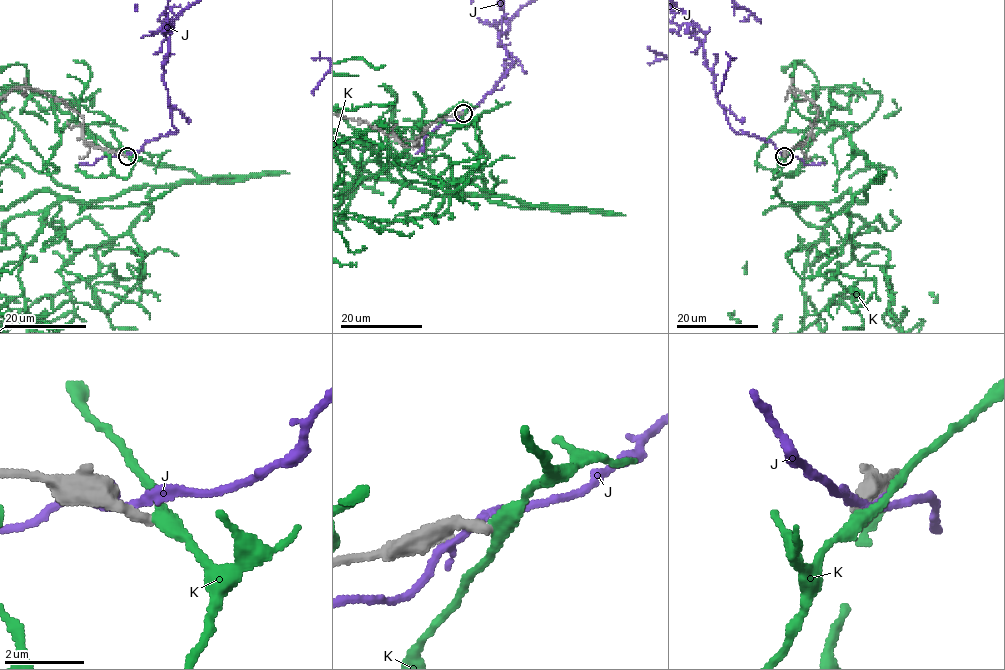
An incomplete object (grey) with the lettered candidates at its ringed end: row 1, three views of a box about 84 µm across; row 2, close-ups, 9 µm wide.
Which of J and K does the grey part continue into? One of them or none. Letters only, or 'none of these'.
none of these

